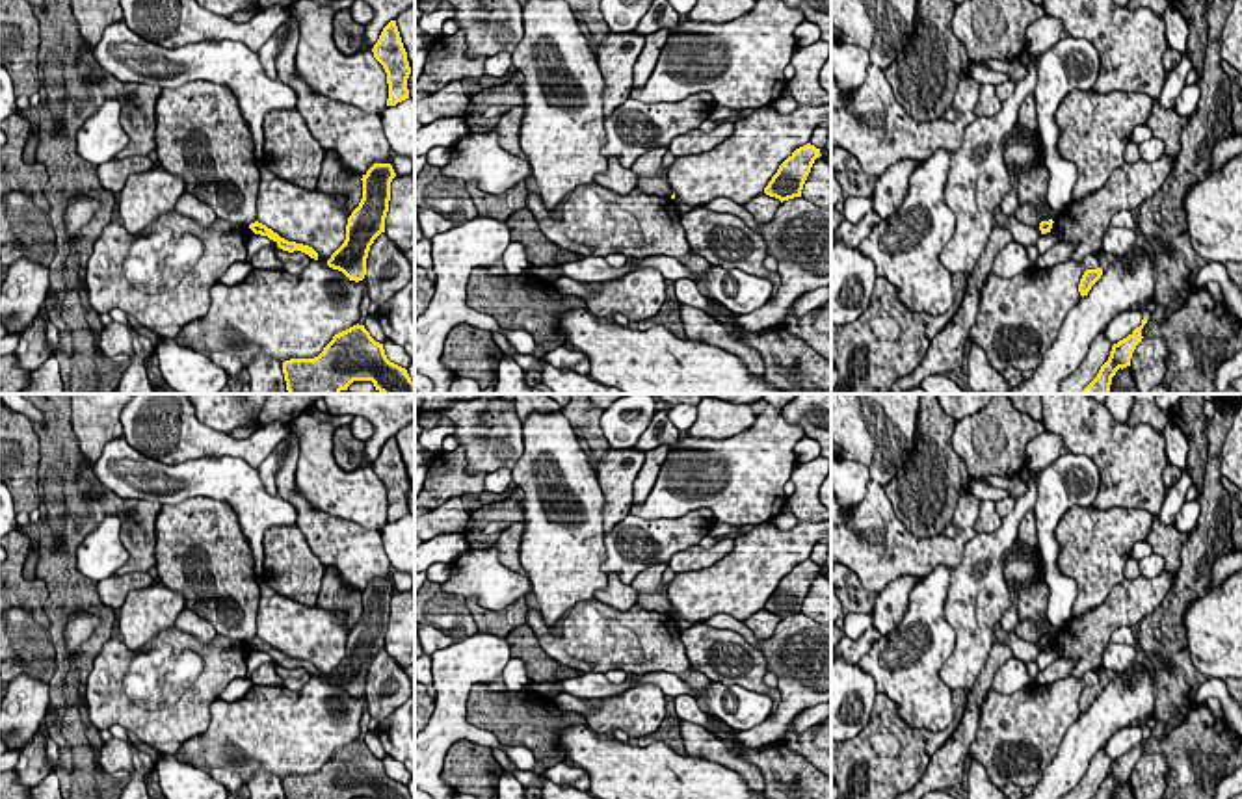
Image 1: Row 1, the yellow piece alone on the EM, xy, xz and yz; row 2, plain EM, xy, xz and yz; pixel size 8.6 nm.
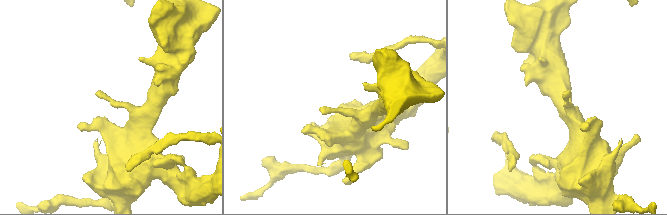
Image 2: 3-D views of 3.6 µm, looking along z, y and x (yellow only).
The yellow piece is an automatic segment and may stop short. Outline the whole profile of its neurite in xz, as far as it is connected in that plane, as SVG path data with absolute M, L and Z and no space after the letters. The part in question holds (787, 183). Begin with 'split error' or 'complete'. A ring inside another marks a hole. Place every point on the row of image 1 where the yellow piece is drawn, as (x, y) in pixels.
complete | M807 143L796 149L772 177L764 193L783 201L801 197L803 184L811 173L811 167L816 158L820 158L820 149Z

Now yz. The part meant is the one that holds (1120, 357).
complete | M1142 320L1142 325L1136 327L1127 338L1112 346L1108 360L1101 366L1097 377L1080 392L1080 394L1110 394L1112 377L1121 368L1130 366L1132 353L1142 342L1142 329L1147 320Z

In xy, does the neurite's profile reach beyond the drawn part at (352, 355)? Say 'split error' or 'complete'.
complete

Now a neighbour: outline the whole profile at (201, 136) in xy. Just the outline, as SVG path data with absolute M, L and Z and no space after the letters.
M193 80L175 89L162 89L154 115L160 167L180 177L186 191L206 203L219 219L244 227L255 223L258 165L255 141L236 95L227 85Z

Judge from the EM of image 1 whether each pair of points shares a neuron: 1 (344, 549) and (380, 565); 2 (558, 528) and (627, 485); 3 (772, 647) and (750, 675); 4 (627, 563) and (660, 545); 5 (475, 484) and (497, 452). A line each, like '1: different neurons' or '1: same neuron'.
1: same neuron
2: different neurons
3: different neurons
4: same neuron
5: different neurons

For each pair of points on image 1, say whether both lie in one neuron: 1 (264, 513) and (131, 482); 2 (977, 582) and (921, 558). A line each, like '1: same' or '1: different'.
1: same
2: different

